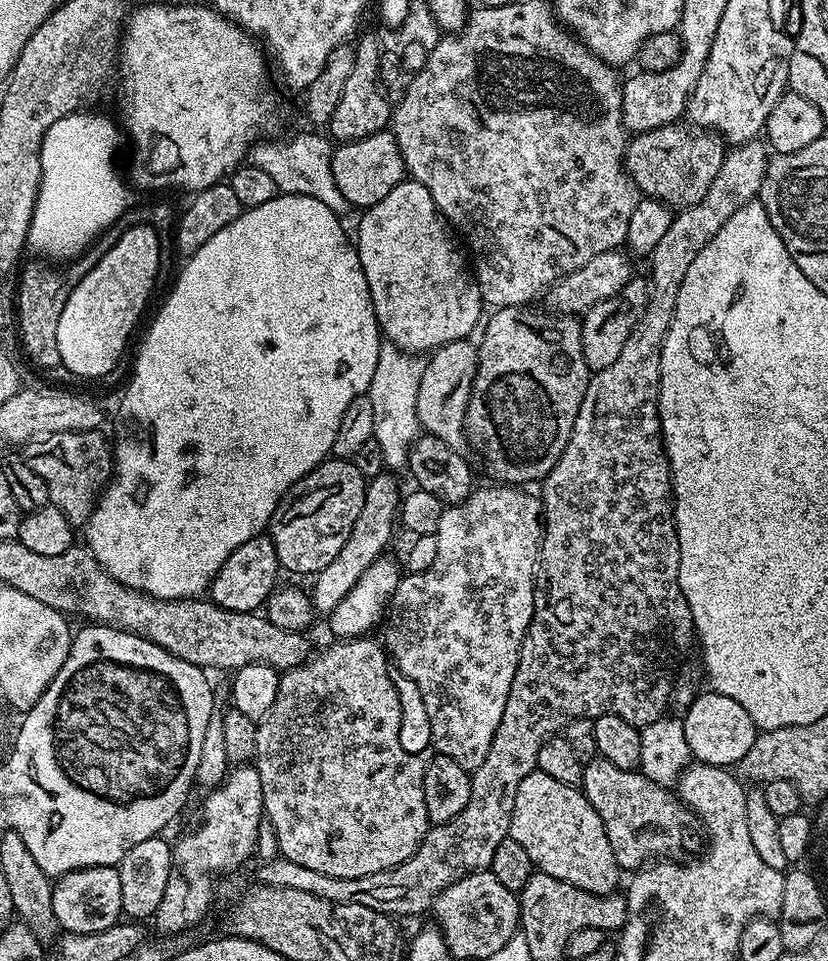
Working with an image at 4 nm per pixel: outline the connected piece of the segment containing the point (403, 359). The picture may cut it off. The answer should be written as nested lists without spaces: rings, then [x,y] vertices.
[[[387,342],[378,350],[378,366],[374,366],[374,378],[370,382],[367,396],[374,406],[374,434],[372,438],[382,446],[384,467],[401,470],[408,467],[408,455],[412,443],[421,435],[418,422],[418,386],[422,383],[425,361],[419,355],[404,352]]]

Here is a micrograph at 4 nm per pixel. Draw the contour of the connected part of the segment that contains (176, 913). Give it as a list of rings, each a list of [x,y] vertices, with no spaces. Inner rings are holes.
[[[255,766],[233,767],[224,781],[205,796],[208,797],[200,808],[200,825],[172,844],[170,882],[166,882],[166,894],[162,894],[162,902],[154,917],[155,931],[166,936],[192,930],[192,927],[207,914],[208,903],[212,900],[212,876],[218,875],[219,872],[234,871],[255,850],[256,839],[260,836],[260,824],[262,828],[266,820],[262,802],[262,778],[258,778]]]

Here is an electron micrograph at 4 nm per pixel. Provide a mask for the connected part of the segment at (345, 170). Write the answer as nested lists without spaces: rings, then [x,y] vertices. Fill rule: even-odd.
[[[391,131],[370,134],[361,140],[340,142],[332,149],[332,169],[334,182],[338,182],[338,190],[342,190],[345,205],[352,204],[357,210],[363,210],[382,202],[394,186],[405,179],[404,159],[398,150],[398,142]]]

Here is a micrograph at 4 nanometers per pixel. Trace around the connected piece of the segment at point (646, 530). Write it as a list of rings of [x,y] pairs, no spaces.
[[[759,139],[750,140],[746,144],[738,144],[735,145],[725,155],[724,161],[722,162],[722,170],[718,174],[718,178],[714,178],[714,182],[710,186],[710,190],[706,190],[706,198],[702,198],[702,202],[698,202],[694,206],[690,206],[689,208],[681,208],[679,211],[673,215],[672,221],[670,222],[670,230],[666,230],[666,234],[664,237],[658,241],[658,246],[654,246],[654,250],[650,253],[650,261],[652,260],[652,276],[650,275],[650,287],[648,289],[648,305],[646,306],[646,310],[642,314],[642,318],[638,322],[638,326],[634,326],[634,330],[630,334],[630,338],[626,338],[626,343],[622,345],[622,351],[618,353],[617,360],[612,363],[611,366],[606,366],[606,370],[598,370],[597,372],[591,373],[588,377],[588,385],[586,386],[586,394],[582,398],[582,406],[578,410],[578,418],[574,418],[574,430],[570,434],[570,442],[566,442],[566,450],[562,450],[562,458],[558,458],[558,462],[554,466],[554,470],[550,470],[550,474],[545,476],[542,481],[542,487],[544,487],[544,492],[542,491],[542,523],[544,525],[544,534],[540,542],[540,558],[536,566],[536,601],[534,602],[534,614],[532,615],[532,621],[530,622],[530,626],[528,627],[528,633],[526,634],[526,638],[522,642],[522,646],[520,647],[520,657],[518,658],[518,670],[514,670],[514,682],[510,682],[510,694],[506,698],[506,710],[502,710],[502,722],[498,722],[498,730],[494,734],[494,742],[490,742],[490,751],[486,753],[486,762],[482,762],[482,766],[478,766],[475,772],[471,773],[472,777],[472,785],[470,786],[470,802],[466,802],[466,810],[462,810],[462,814],[458,814],[458,818],[454,818],[450,822],[446,822],[445,824],[438,824],[432,827],[429,827],[427,834],[422,838],[422,842],[418,846],[418,850],[412,855],[409,860],[406,861],[404,864],[399,864],[398,866],[394,866],[390,870],[382,870],[378,874],[366,874],[366,878],[350,878],[347,880],[346,878],[334,878],[330,874],[318,874],[318,870],[309,870],[306,866],[298,866],[298,862],[290,862],[289,860],[283,858],[275,858],[276,860],[268,860],[265,862],[264,865],[260,868],[260,876],[258,876],[259,883],[265,884],[266,886],[270,886],[271,888],[289,888],[290,890],[306,890],[306,894],[314,894],[318,898],[326,898],[330,902],[334,902],[335,904],[357,904],[358,906],[370,906],[374,910],[378,910],[379,912],[386,913],[387,916],[391,916],[393,918],[401,918],[400,916],[416,916],[419,912],[427,913],[429,909],[432,907],[432,901],[435,900],[437,894],[443,890],[446,886],[450,886],[454,883],[455,880],[461,880],[463,876],[465,876],[469,872],[478,872],[481,870],[488,870],[491,869],[492,866],[492,859],[494,858],[494,850],[498,850],[498,842],[502,842],[503,840],[509,839],[508,831],[510,830],[510,822],[512,821],[512,811],[514,810],[514,798],[518,794],[518,786],[522,786],[522,778],[526,778],[526,774],[530,774],[531,772],[537,771],[536,763],[538,762],[538,750],[542,750],[542,746],[544,745],[547,740],[555,736],[557,734],[563,733],[564,728],[571,720],[577,720],[578,718],[586,718],[587,720],[594,721],[600,716],[605,716],[606,714],[614,714],[618,718],[626,718],[626,722],[630,722],[638,729],[643,729],[646,725],[655,722],[655,720],[661,720],[666,716],[666,713],[669,711],[668,703],[671,705],[674,700],[674,689],[678,683],[678,677],[676,677],[676,671],[680,668],[680,663],[684,660],[684,655],[687,654],[688,651],[691,650],[692,646],[694,648],[694,637],[696,636],[696,627],[694,626],[694,622],[692,621],[692,615],[690,614],[690,606],[686,602],[686,598],[682,594],[682,590],[680,589],[680,583],[678,582],[678,558],[680,557],[680,547],[678,546],[678,534],[676,533],[676,517],[674,515],[674,501],[672,498],[672,471],[670,470],[670,466],[668,465],[668,456],[664,453],[664,435],[660,433],[660,367],[662,366],[662,358],[660,357],[660,348],[664,344],[664,335],[668,332],[668,327],[670,326],[670,322],[672,321],[672,315],[674,314],[674,306],[676,305],[676,299],[678,298],[678,290],[682,290],[682,278],[686,278],[686,270],[690,270],[690,262],[694,262],[694,258],[698,258],[698,254],[704,249],[705,246],[710,242],[710,238],[714,238],[714,234],[718,234],[718,230],[722,228],[724,223],[726,222],[726,218],[730,218],[730,214],[734,214],[734,210],[742,210],[742,206],[746,206],[746,202],[750,202],[751,200],[757,199],[760,195],[760,187],[762,186],[762,182],[764,181],[764,175],[766,174],[766,170],[768,169],[768,162],[770,159],[770,152],[767,147]]]

